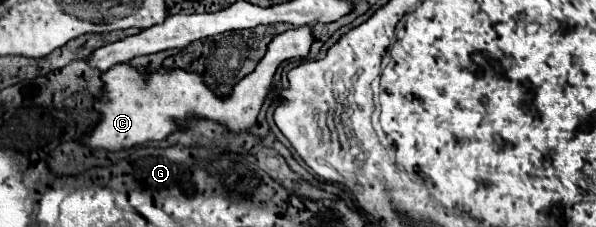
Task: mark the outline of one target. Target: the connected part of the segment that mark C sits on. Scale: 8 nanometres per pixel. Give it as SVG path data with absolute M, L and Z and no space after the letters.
M306 25L302 29L292 29L282 35L276 35L268 45L268 51L258 63L256 71L246 75L234 87L232 97L228 99L218 99L206 85L202 85L202 79L196 73L174 69L164 73L152 73L150 77L144 79L142 73L132 65L126 63L114 65L102 75L104 95L94 99L94 107L102 113L102 121L94 127L92 137L84 139L84 143L90 145L92 149L106 149L106 151L130 149L146 141L160 141L168 137L172 131L178 129L176 119L186 121L192 117L218 121L236 133L250 129L256 123L260 107L270 91L276 67L286 59L302 59L308 55L308 49L314 41L310 31L312 27Z

